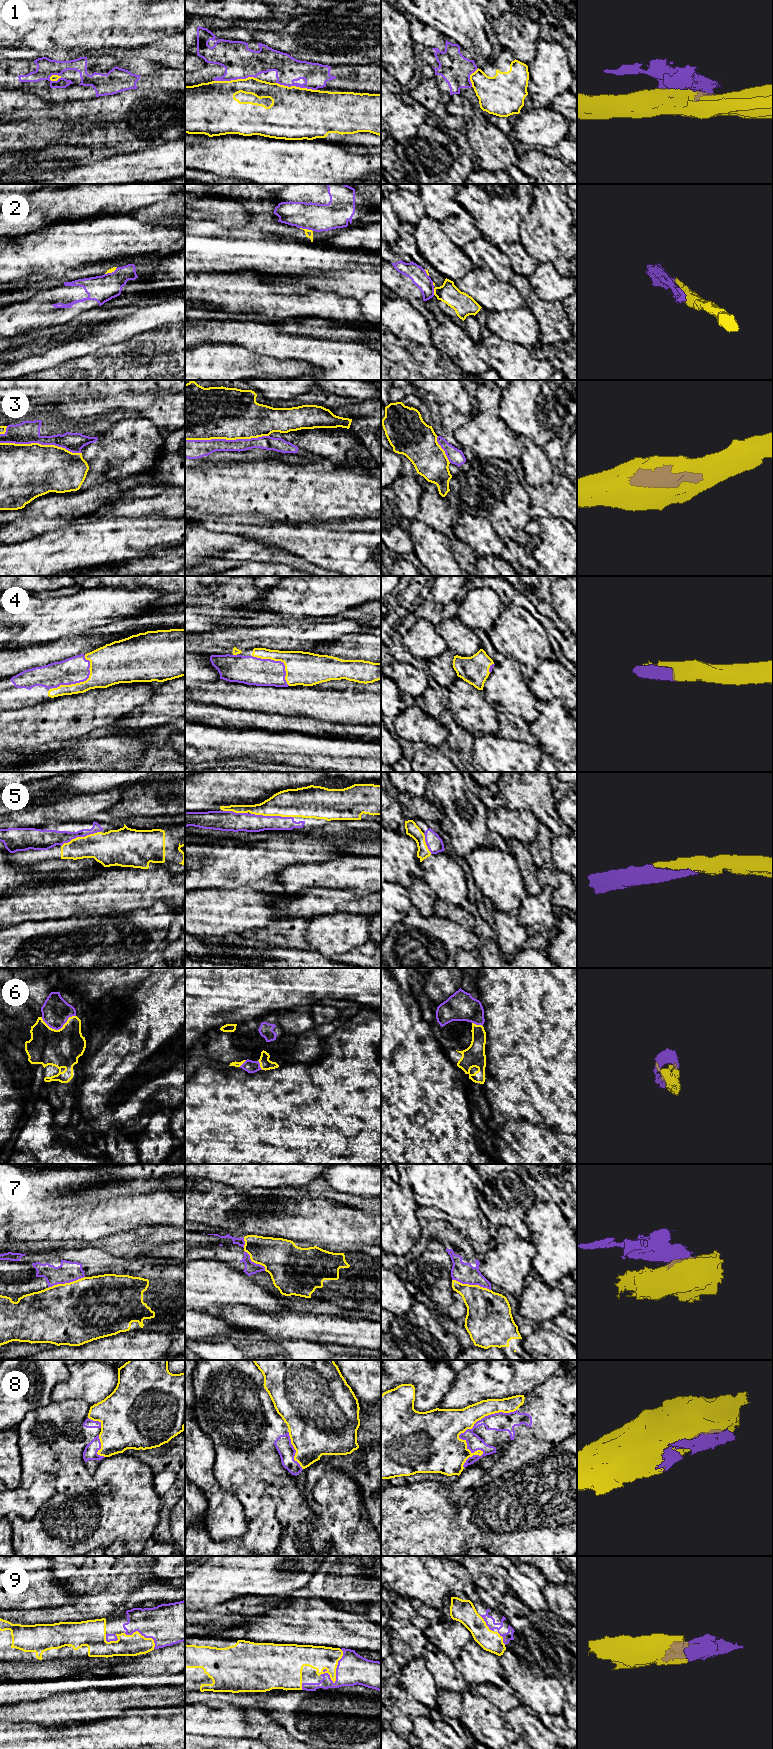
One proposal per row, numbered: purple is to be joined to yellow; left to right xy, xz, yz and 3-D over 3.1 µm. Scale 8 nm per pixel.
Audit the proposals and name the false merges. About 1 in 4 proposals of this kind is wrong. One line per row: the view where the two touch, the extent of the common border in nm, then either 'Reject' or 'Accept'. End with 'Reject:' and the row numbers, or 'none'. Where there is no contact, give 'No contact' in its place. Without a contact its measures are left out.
1: Touches yellow in xz. Shared border 340 nm. Accept
2: Touches yellow in xz. Shared border 110 nm. Reject
3: Touches yellow in xz. Shared border 650 nm. Reject
4: Touches yellow in xy. Shared border 380 nm. Accept
5: Touches yellow in xz. Shared border 340 nm. Accept
6: Touches yellow in xy. Shared border 280 nm. Accept
7: Touches yellow in yz. Shared border 320 nm. Reject
8: Touches yellow in yz. Shared border 650 nm. Accept
9: Touches yellow in xz. Shared border 280 nm. Accept
Reject: 2, 3, 7

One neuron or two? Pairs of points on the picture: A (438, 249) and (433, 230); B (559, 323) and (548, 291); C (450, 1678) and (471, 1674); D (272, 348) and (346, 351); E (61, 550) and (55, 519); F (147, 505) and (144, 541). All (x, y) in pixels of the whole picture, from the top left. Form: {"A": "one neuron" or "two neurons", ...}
{"A": "one neuron", "B": "two neurons", "C": "two neurons", "D": "one neuron", "E": "two neurons", "F": "two neurons"}

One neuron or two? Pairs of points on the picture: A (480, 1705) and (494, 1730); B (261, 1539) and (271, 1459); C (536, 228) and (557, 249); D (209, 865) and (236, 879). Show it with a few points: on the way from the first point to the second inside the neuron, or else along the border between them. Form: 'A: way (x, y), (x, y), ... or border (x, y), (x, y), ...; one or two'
A: way (480, 1711), (480, 1715), (488, 1724); one
B: way (266, 1519), (276, 1503), (277, 1484), (272, 1479); one
C: way (541, 233), (552, 244); one
D: way (216, 866), (223, 866), (229, 872); one

